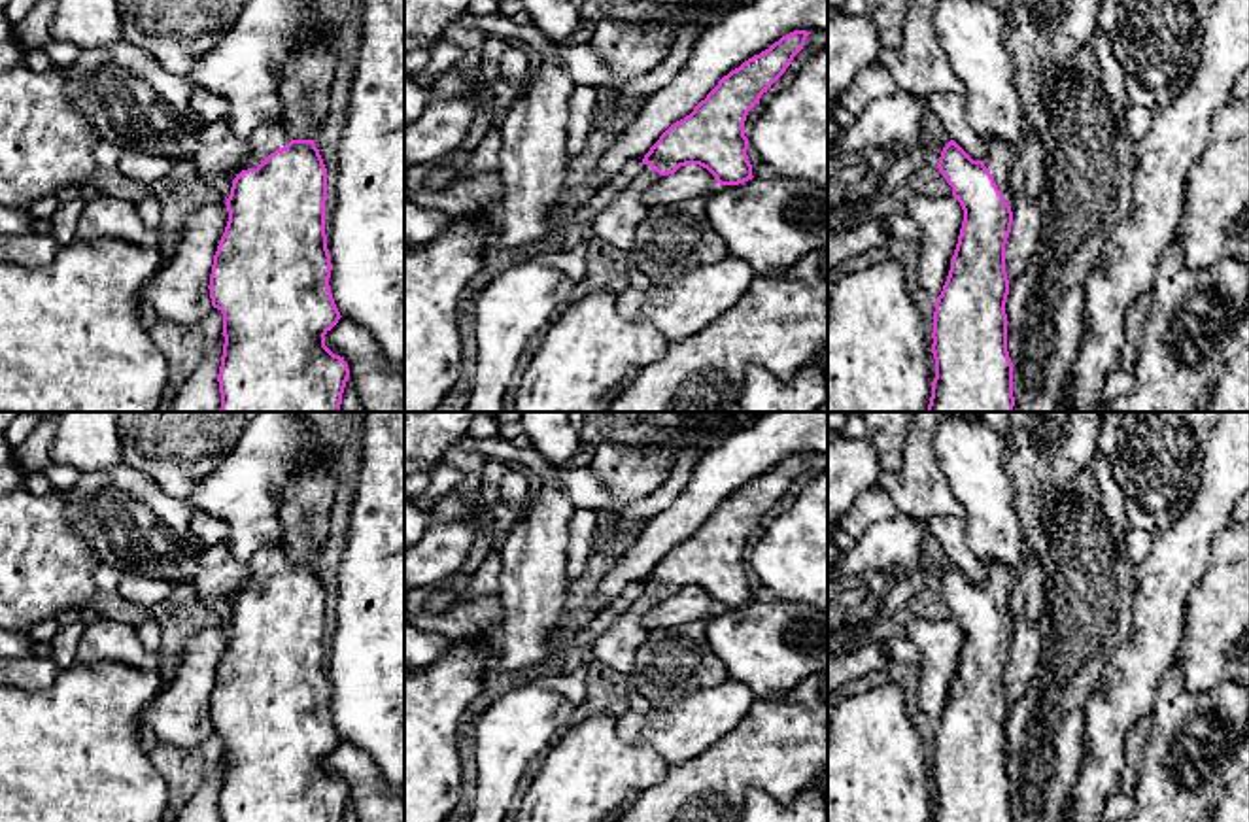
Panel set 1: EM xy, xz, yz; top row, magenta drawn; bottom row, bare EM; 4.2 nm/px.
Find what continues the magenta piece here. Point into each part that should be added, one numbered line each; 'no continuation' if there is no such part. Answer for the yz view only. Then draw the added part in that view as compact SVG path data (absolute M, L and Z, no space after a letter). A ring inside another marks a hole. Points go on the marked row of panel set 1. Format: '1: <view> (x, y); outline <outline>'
1: yz (998, 159); outline M986 136L984 142L988 146L988 153L983 163L988 168L988 172L992 174L998 189L1001 191L1003 200L1009 206L1013 206L1013 197L1011 197L1011 189L1009 189L1009 172L1013 166L1011 146L1005 144L1001 138L992 138L992 136Z

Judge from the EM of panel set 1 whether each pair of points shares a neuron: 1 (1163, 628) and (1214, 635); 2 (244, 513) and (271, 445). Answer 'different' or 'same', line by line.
1: different
2: same

